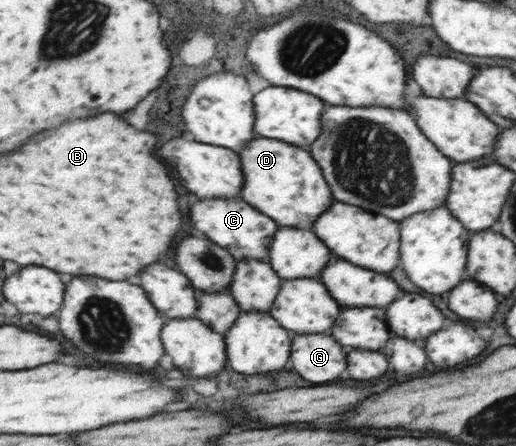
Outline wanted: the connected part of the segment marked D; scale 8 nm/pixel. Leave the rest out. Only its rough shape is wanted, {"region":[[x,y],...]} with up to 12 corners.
{"region":[[258,136],[240,197],[312,229],[335,202],[308,148]]}

